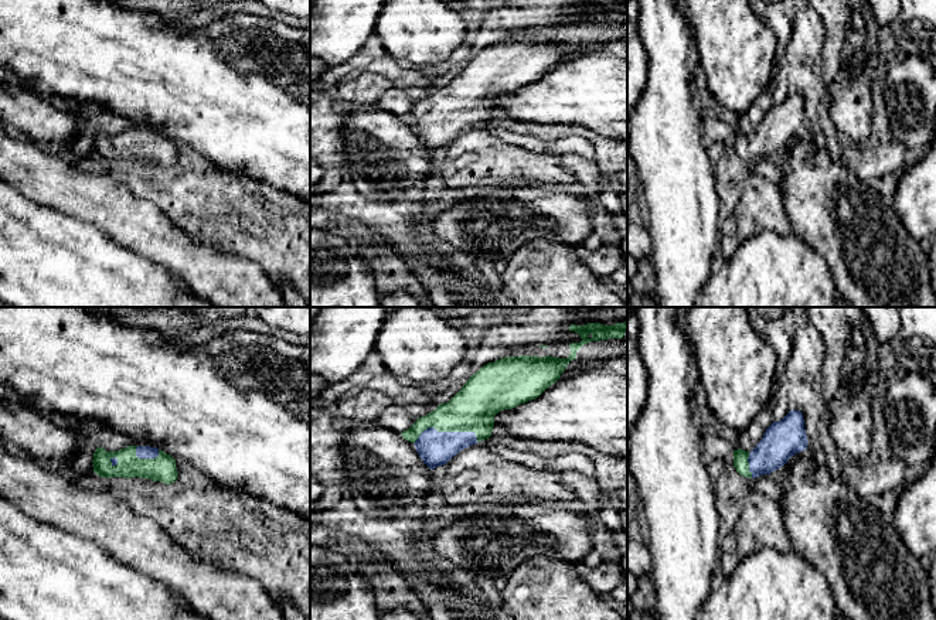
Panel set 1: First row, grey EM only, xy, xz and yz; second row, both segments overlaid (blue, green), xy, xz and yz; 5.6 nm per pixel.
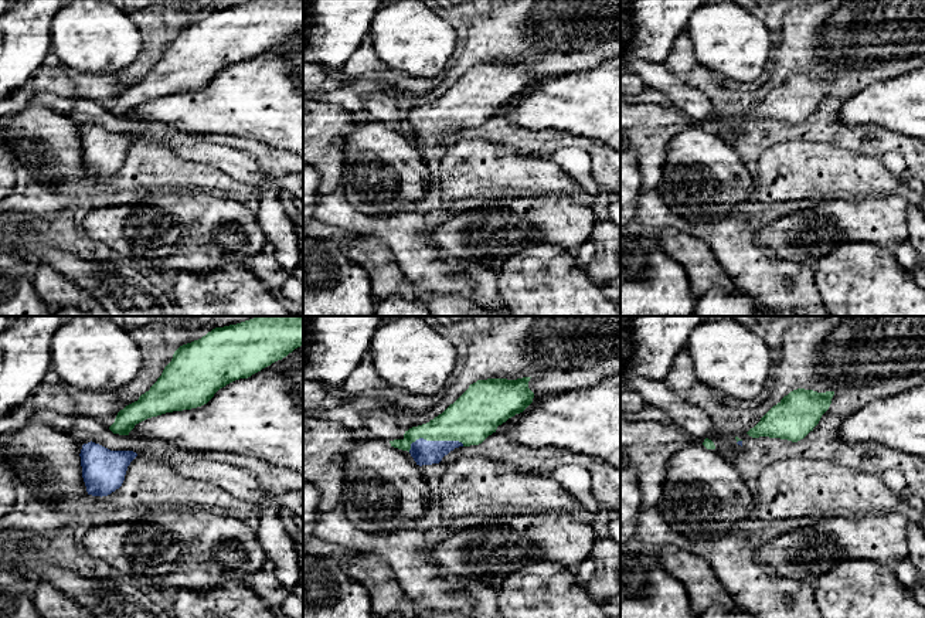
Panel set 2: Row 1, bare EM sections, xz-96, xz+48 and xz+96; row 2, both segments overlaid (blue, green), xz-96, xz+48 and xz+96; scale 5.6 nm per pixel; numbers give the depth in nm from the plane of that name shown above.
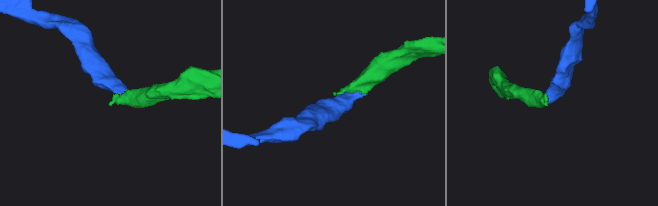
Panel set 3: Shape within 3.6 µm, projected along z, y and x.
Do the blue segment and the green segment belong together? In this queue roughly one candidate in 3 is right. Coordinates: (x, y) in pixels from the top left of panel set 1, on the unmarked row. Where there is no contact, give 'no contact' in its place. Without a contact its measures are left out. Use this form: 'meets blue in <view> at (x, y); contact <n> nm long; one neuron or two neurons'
meets blue in xz at (445, 115); contact 360 nm long; one neuron

